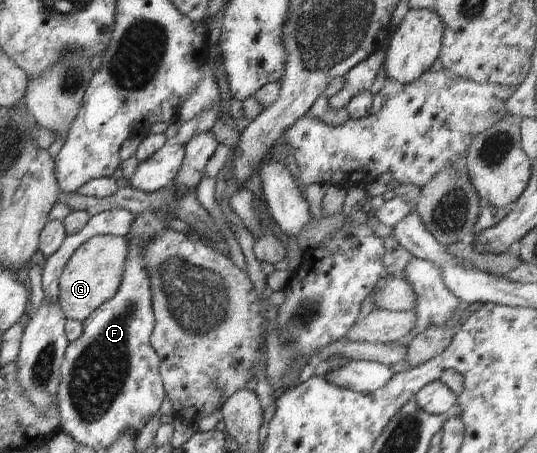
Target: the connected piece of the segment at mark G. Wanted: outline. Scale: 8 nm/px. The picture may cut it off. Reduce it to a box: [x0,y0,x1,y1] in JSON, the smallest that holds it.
[59,235,128,322]

